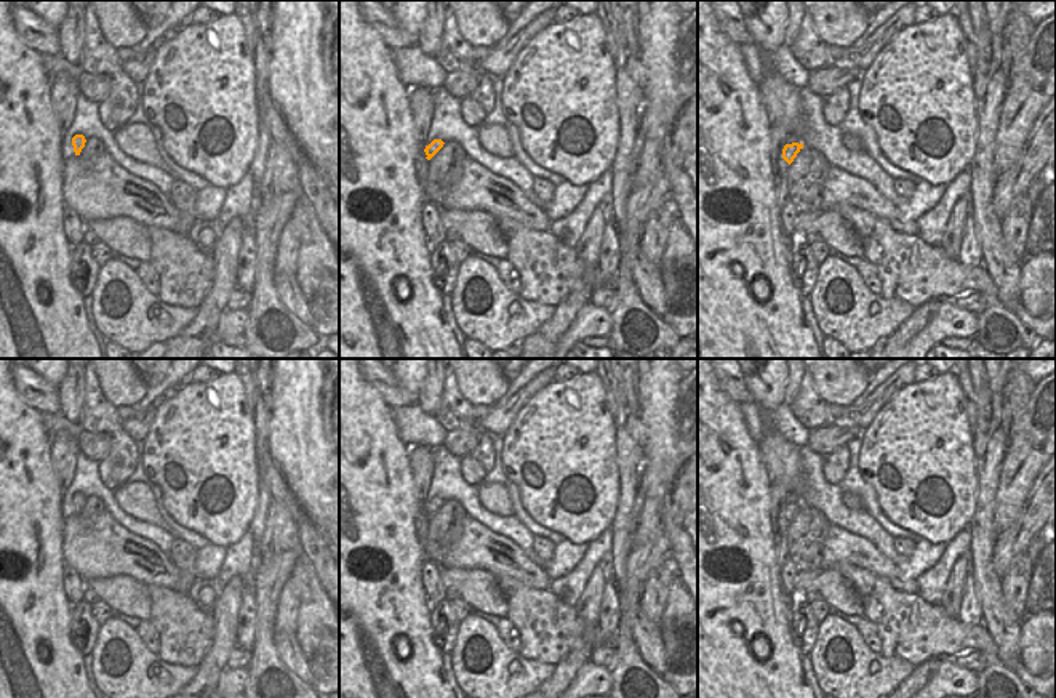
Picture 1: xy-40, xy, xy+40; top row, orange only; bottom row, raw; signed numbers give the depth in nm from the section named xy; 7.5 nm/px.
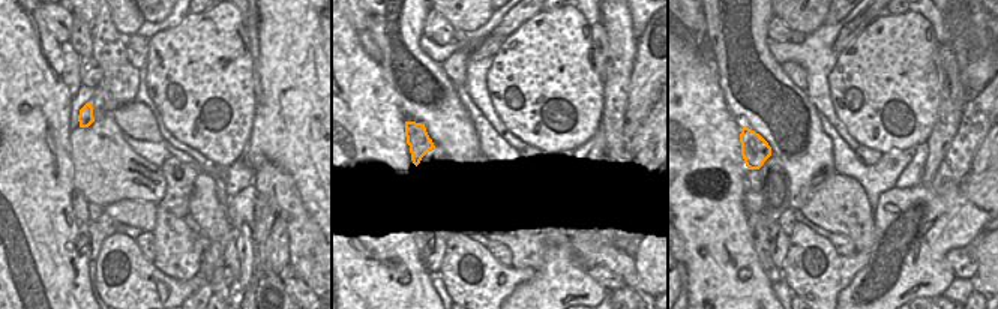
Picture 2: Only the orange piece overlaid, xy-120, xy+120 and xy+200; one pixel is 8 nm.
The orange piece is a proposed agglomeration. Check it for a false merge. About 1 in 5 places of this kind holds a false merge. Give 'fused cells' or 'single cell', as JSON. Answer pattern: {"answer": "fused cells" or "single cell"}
{"answer": "single cell"}

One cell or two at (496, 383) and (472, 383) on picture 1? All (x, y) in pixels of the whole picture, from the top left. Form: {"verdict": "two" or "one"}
{"verdict": "one"}

